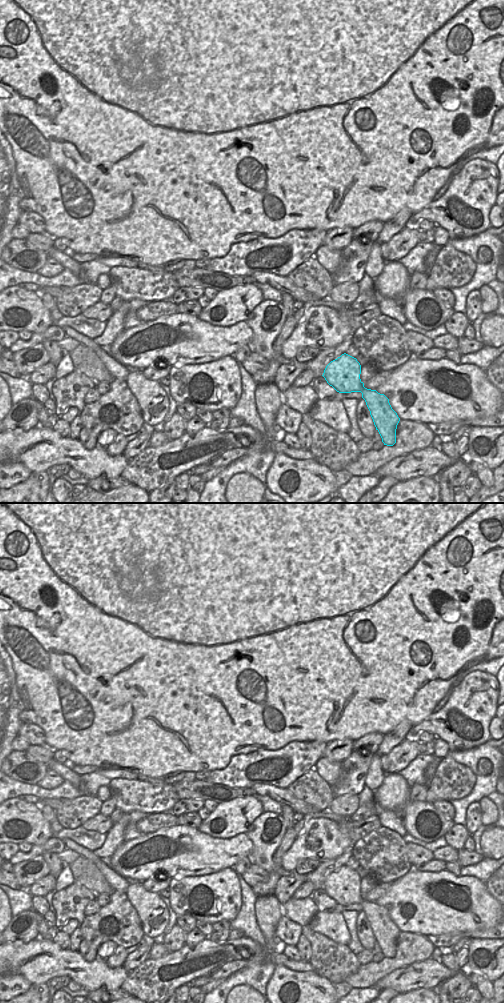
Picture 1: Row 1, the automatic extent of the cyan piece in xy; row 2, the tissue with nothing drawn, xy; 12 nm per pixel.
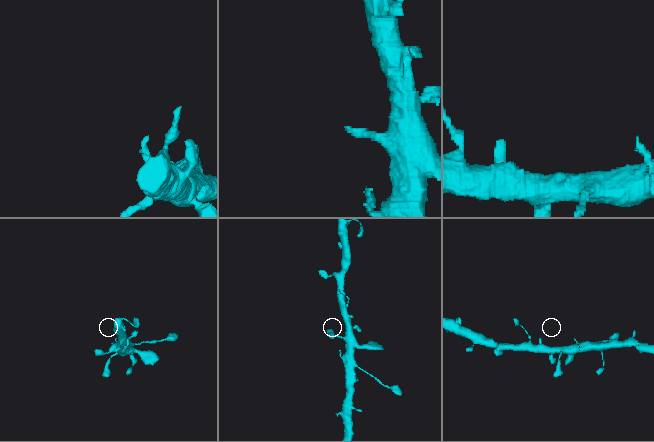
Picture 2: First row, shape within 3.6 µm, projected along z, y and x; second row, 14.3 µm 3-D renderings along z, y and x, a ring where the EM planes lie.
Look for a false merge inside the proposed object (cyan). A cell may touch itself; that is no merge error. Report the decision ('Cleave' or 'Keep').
Keep.

